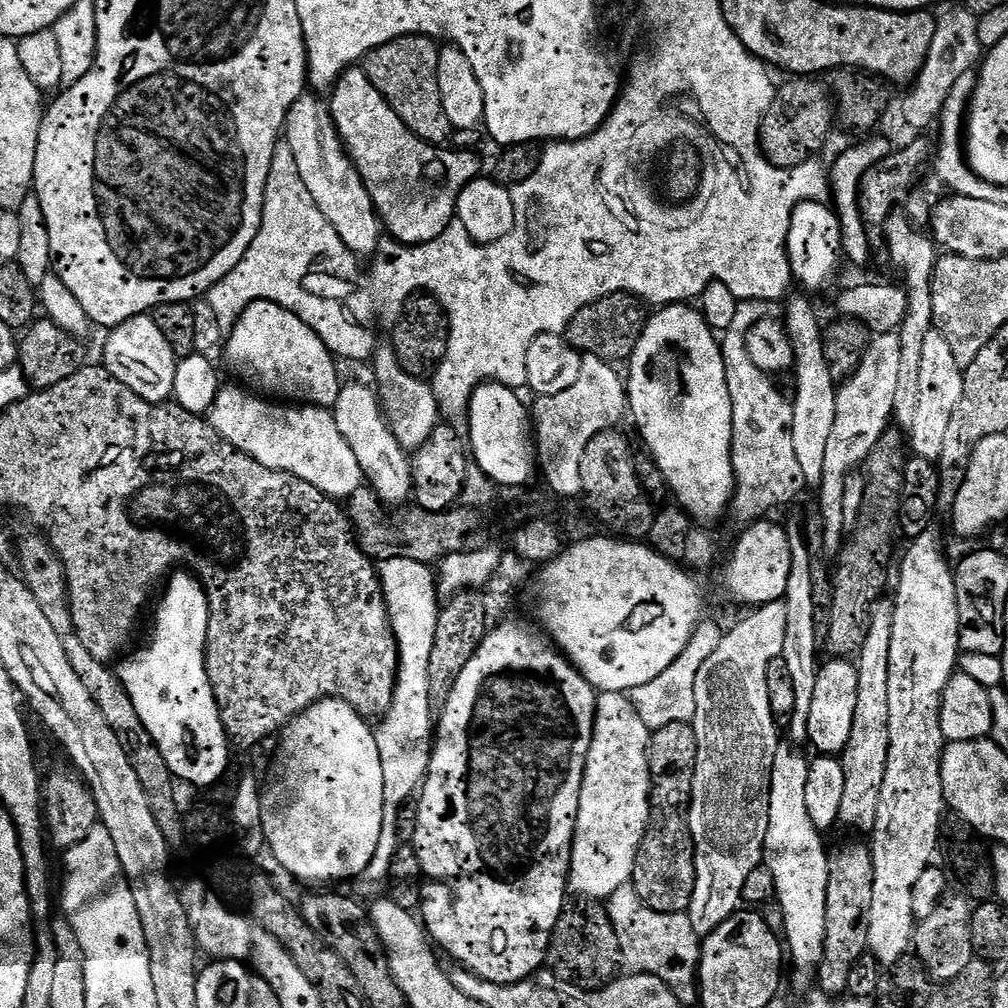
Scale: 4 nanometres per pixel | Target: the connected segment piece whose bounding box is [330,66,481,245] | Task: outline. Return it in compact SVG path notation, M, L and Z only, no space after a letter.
M363 67L345 68L330 89L330 107L332 121L336 123L336 133L344 143L348 157L362 178L366 190L372 199L372 206L380 217L387 235L397 244L425 244L442 234L446 226L450 226L456 214L456 203L460 192L471 180L481 175L480 160L472 150L453 150L448 146L437 146L420 140L390 110L386 98L374 90L370 78Z

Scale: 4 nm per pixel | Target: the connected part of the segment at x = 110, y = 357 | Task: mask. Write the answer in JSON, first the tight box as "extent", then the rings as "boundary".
{"extent":[103,315,178,404],"boundary":[[[151,315],[135,316],[107,333],[108,341],[104,344],[103,367],[108,369],[118,382],[122,382],[134,394],[152,404],[164,404],[172,396],[174,390],[174,374],[178,358],[174,350],[170,350],[170,342],[154,326]]]}

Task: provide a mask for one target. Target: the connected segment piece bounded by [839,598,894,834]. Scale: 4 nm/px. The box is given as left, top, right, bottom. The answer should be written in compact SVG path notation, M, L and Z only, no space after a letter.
M881 599L872 607L870 634L862 642L855 665L858 672L858 704L850 740L839 757L846 774L846 790L842 790L842 810L839 823L856 832L871 834L875 830L878 800L886 775L887 755L890 752L889 691L890 691L890 634L894 630L894 604L891 599Z

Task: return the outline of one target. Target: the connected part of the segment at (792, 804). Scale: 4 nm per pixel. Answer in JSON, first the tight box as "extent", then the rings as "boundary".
{"extent":[764,746,828,989],"boundary":[[[782,746],[774,754],[774,770],[770,782],[770,826],[766,830],[764,843],[764,860],[766,866],[774,874],[776,894],[775,903],[779,904],[784,915],[784,934],[786,948],[792,951],[792,964],[796,967],[796,984],[807,989],[817,975],[826,938],[826,882],[828,881],[828,852],[824,848],[821,829],[810,822],[810,814],[806,814],[806,778],[808,777],[809,757],[795,752],[788,746]]]}

